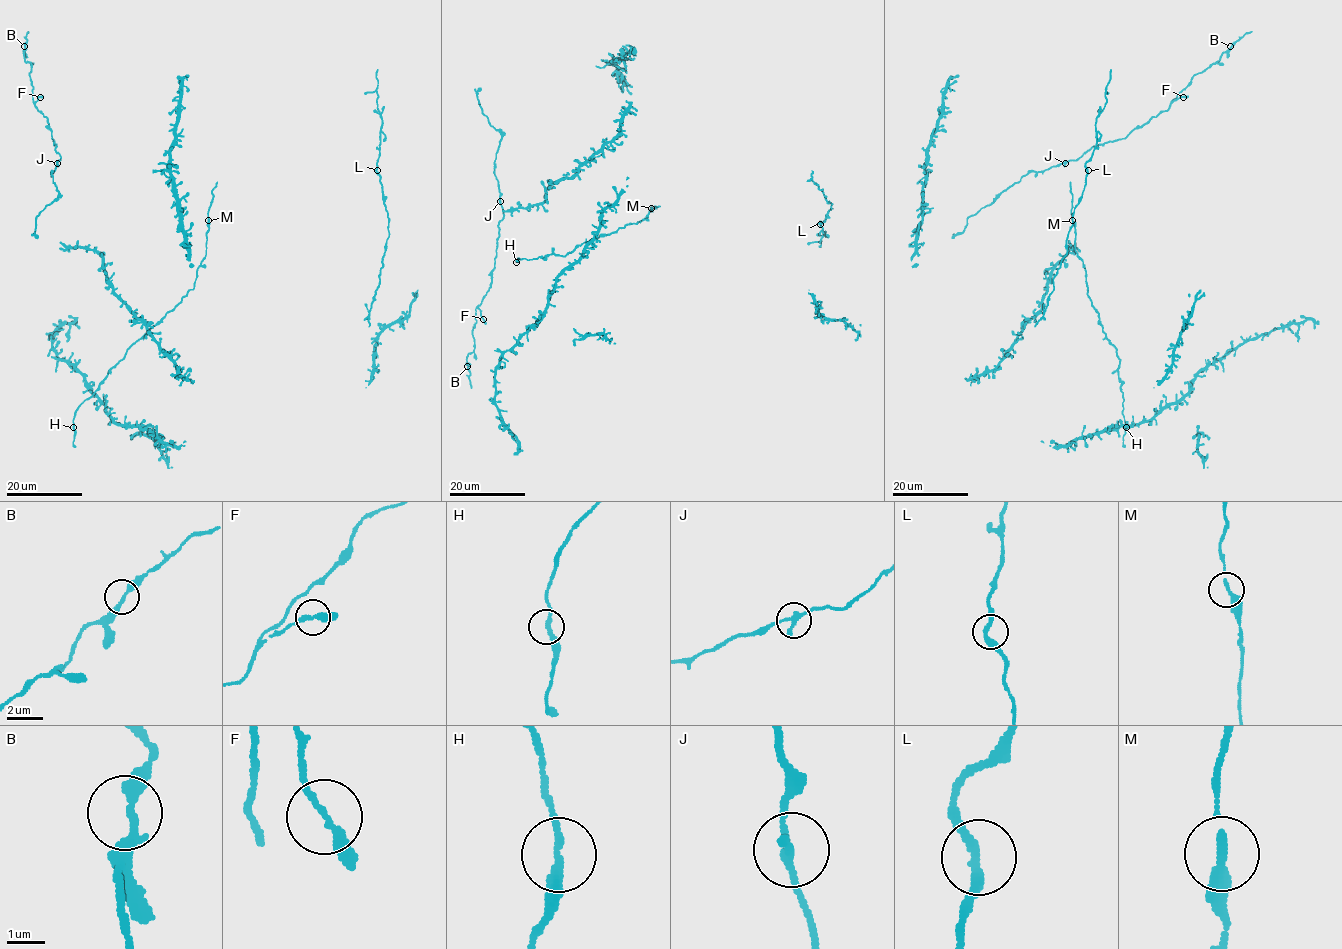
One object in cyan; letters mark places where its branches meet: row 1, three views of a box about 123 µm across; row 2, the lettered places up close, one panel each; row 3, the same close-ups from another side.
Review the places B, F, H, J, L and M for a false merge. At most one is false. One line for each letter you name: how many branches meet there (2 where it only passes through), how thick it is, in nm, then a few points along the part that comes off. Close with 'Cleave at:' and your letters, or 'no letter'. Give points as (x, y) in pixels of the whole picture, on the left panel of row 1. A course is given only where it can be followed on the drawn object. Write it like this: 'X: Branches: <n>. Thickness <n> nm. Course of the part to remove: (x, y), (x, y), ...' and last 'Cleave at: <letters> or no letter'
Cleave at: no letter

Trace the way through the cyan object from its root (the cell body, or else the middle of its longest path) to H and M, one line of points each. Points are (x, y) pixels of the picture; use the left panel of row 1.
H: (200, 265), (194, 287), (110, 369), (98, 388), (76, 411), (73, 427)
M: (200, 265), (205, 256), (208, 221)

